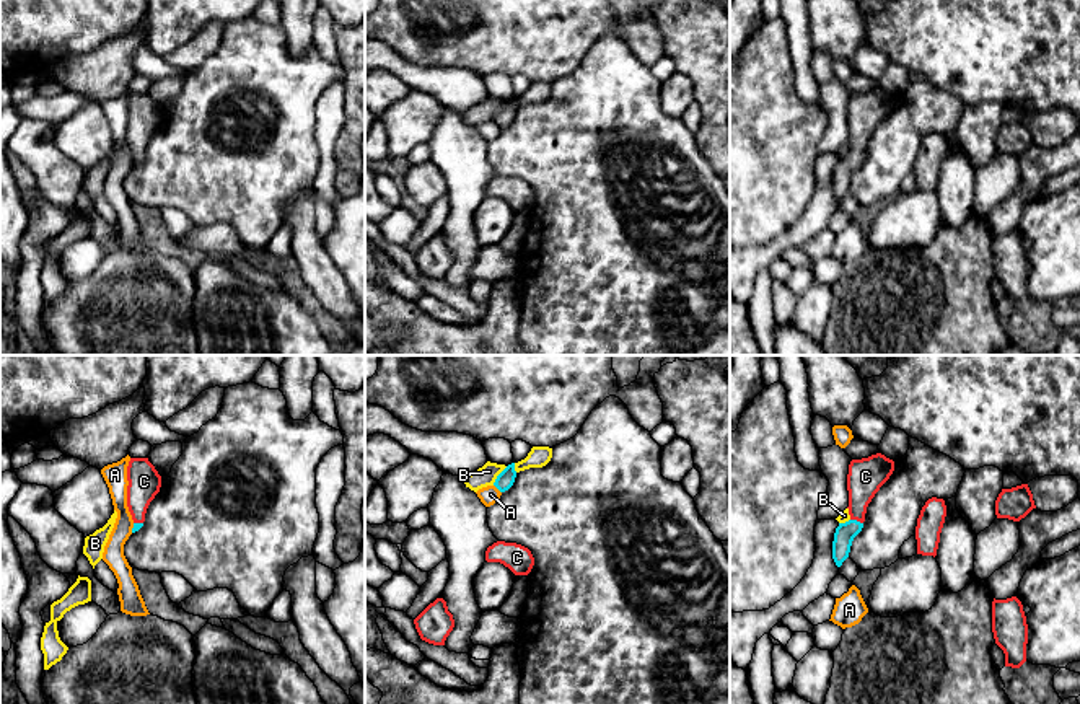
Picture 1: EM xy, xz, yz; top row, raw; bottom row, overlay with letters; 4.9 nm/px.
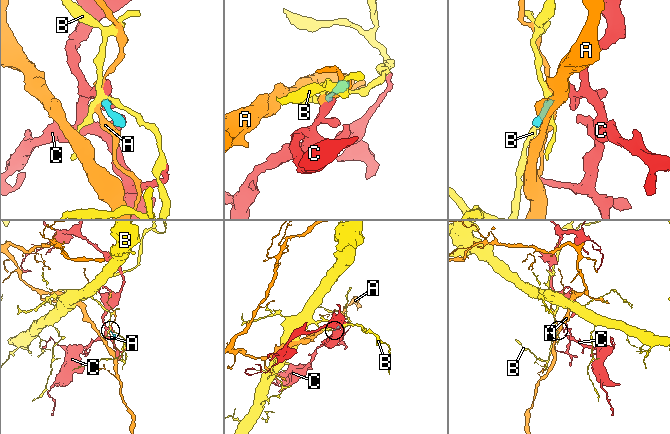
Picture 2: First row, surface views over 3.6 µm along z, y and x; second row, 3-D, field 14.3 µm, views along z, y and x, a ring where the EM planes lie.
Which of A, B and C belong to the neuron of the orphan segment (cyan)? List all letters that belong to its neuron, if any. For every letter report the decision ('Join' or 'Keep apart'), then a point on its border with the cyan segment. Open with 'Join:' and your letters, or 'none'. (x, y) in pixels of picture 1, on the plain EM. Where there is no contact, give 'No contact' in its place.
Join: C
A: Keep apart. Touches cyan at xz (497, 123)
B: Keep apart. Touches cyan at xz (497, 111)
C: Join. Touches cyan at yz (856, 155)

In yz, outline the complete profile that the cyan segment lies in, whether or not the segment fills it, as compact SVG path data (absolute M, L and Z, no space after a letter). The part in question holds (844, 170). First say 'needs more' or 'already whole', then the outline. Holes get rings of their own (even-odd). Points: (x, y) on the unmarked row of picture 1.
needs more | M881 88L850 96L847 109L850 155L839 158L832 176L832 194L837 202L849 192L852 176L863 163L868 139L893 106L894 96Z

